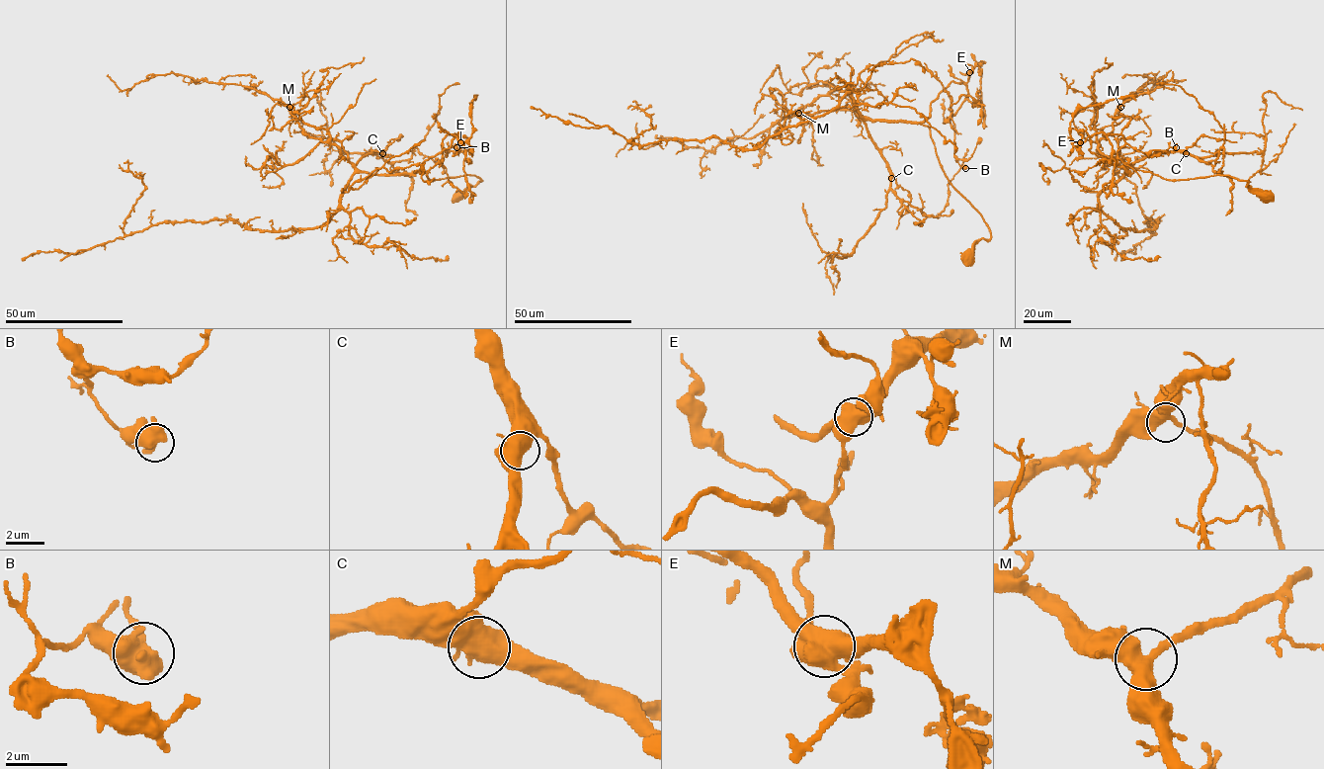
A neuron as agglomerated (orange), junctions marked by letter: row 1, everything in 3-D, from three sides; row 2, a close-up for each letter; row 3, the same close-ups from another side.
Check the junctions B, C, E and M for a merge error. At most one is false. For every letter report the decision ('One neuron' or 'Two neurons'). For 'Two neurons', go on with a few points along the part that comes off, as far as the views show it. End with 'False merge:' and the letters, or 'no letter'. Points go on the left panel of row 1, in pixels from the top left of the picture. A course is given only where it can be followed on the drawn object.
B: One neuron
C: One neuron
E: Two neurons. Course of the part to remove: (460, 141), (471, 135), (475, 101)
M: One neuron
False merge: E

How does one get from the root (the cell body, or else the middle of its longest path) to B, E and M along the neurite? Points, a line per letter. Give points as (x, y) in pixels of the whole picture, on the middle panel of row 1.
B: (969, 260), (990, 230), (949, 180), (922, 124), (951, 82), (967, 91), (950, 121), (954, 157), (965, 168)
E: (969, 260), (990, 230), (949, 180), (922, 123), (938, 95), (951, 82), (966, 82), (969, 72)
M: (969, 260), (990, 230), (949, 180), (927, 126), (867, 120), (848, 91), (819, 95), (798, 113)

